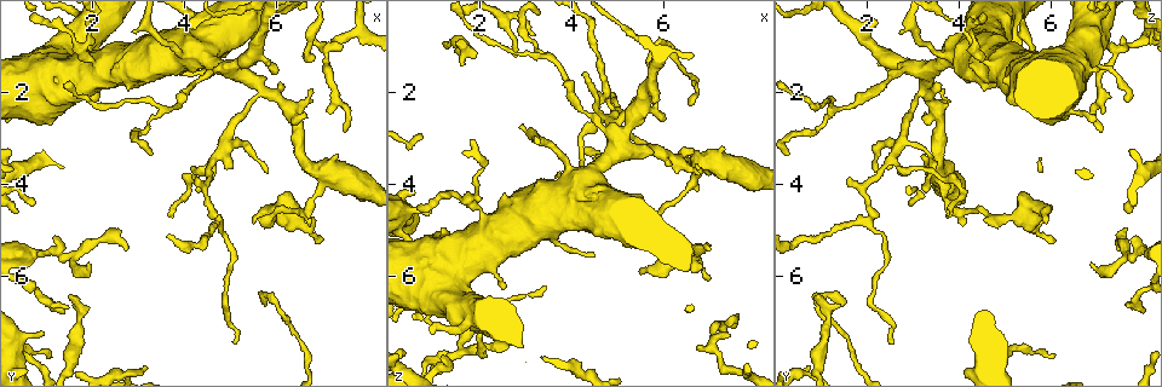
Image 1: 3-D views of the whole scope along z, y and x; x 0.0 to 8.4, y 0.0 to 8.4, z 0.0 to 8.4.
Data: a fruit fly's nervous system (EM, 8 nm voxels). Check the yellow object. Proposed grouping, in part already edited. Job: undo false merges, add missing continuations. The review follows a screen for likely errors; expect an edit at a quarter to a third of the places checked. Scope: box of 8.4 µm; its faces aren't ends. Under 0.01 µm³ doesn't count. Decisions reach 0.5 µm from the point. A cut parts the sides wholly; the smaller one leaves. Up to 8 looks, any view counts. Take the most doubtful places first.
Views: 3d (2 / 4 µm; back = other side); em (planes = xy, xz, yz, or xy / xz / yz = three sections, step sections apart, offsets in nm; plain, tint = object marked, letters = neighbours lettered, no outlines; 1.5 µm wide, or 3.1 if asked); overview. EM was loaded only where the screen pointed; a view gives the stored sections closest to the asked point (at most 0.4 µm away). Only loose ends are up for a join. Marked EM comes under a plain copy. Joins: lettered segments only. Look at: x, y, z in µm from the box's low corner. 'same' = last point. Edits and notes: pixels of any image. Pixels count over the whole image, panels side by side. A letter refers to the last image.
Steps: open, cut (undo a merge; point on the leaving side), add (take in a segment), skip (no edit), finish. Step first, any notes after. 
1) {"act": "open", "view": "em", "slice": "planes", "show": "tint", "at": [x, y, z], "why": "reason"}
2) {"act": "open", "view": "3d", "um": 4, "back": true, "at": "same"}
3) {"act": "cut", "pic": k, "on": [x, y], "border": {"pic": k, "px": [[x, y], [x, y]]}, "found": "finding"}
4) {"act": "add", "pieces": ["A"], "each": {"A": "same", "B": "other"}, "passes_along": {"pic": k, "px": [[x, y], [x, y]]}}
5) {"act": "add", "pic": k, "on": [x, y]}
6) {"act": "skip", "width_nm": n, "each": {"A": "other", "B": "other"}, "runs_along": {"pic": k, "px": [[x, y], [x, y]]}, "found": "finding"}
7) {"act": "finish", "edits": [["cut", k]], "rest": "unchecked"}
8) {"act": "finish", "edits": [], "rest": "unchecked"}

{"act": "open", "view": "3d", "um": 4, "at": [1.95, 5.75, 6.80], "why": "tapers out"}

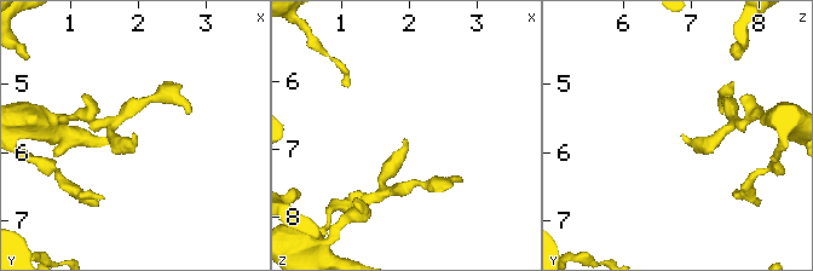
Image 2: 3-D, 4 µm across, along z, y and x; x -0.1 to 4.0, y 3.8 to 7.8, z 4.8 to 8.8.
{"act": "open", "view": "em", "slice": "yz", "step": 8, "show": "letters", "at": [1.95, 5.70, 6.80]}

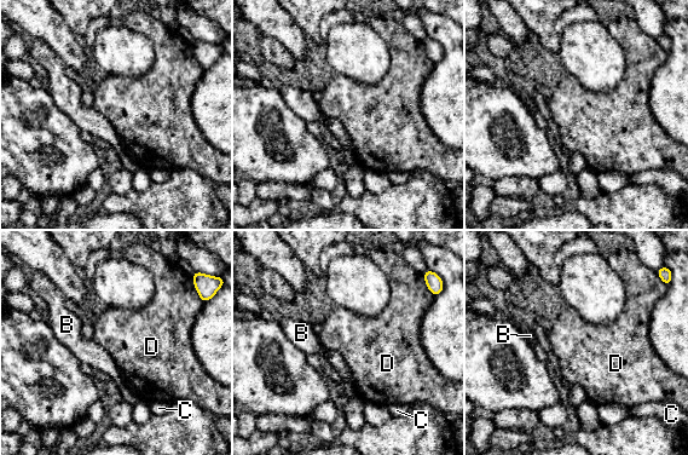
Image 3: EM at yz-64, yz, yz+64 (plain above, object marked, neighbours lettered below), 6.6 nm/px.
{"act": "open", "view": "em", "slice": "planes", "show": "letters", "at": "same", "why": "another direction"}

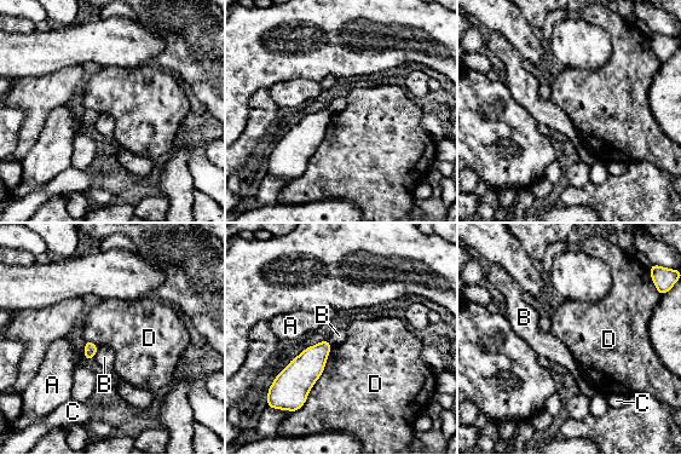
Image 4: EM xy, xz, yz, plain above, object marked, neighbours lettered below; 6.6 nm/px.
{"act": "skip", "each": {"A": "other", "B": "other", "C": "other", "D": "other"}, "border": {"pic": 4, "px": [[98, 346], [93, 357]]}, "found": "no lettered segment goes on from it"}

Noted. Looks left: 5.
{"act": "open", "view": "em", "slice": "xz", "step": 8, "show": "tint", "at": [4.75, 4.80, 2.00], "why": "sharp bend"}

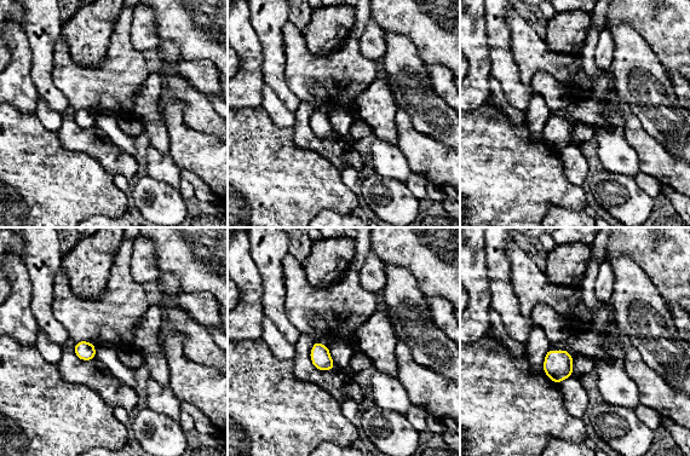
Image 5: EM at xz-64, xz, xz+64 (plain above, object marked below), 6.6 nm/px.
{"act": "open", "view": "em", "slice": "planes", "show": "letters", "at": "same"}

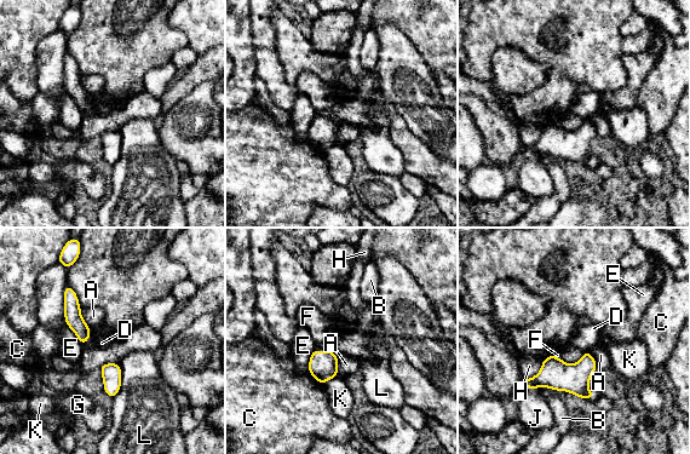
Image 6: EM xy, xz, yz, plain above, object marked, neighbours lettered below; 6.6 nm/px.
{"act": "skip", "each": {"A": "other", "B": "other", "C": "other", "D": "other", "E": "other", "F": "other", "G": "other", "H": "other", "J": "other", "K": "other", "L": "other"}, "border": {"pic": 6, "px": [[119, 363], [120, 390], [113, 398]]}, "found": "all the same neuron"}

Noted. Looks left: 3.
{"act": "open", "view": "em", "slice": "planes", "show": "letters", "at": [0.95, 7.25, 4.55], "why": "thin end"}

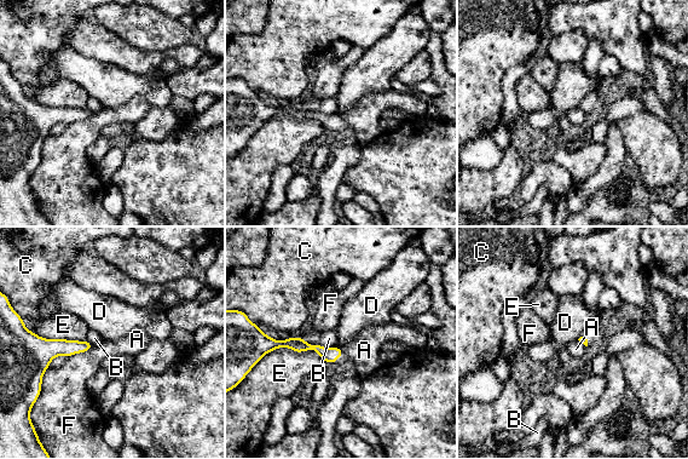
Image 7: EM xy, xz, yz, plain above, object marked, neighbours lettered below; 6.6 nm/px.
{"act": "skip", "each": {"A": "other", "B": "other", "C": "other", "D": "other", "E": "other", "F": "other"}, "border": {"pic": 7, "px": [[336, 345], [344, 353]]}, "found": "no lettered segment goes on from it"}

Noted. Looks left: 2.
{"act": "finish", "edits": [], "rest": "unchecked"}

